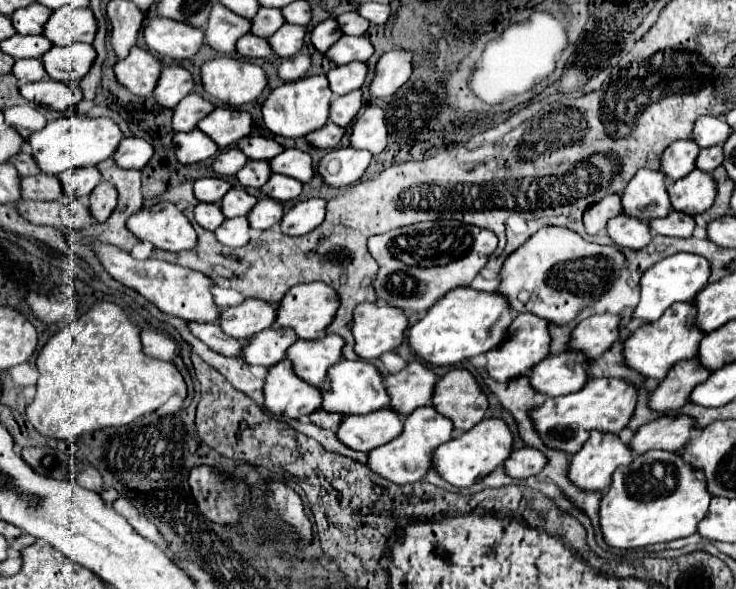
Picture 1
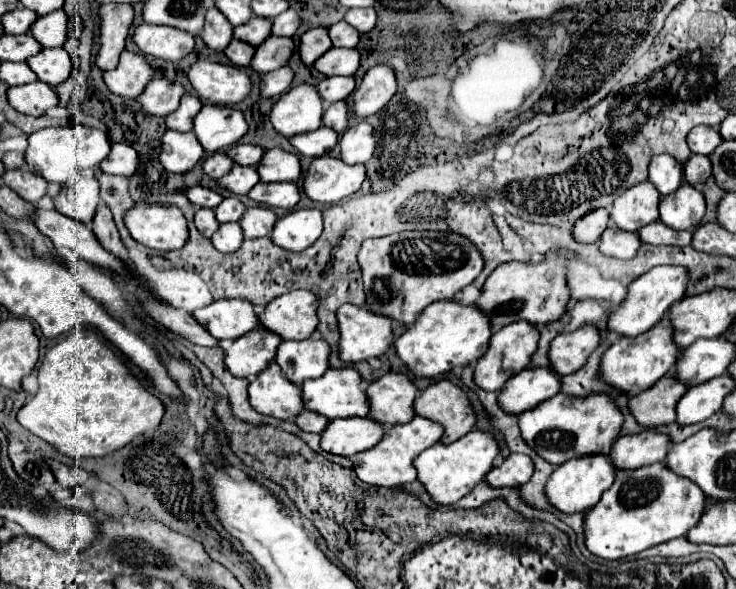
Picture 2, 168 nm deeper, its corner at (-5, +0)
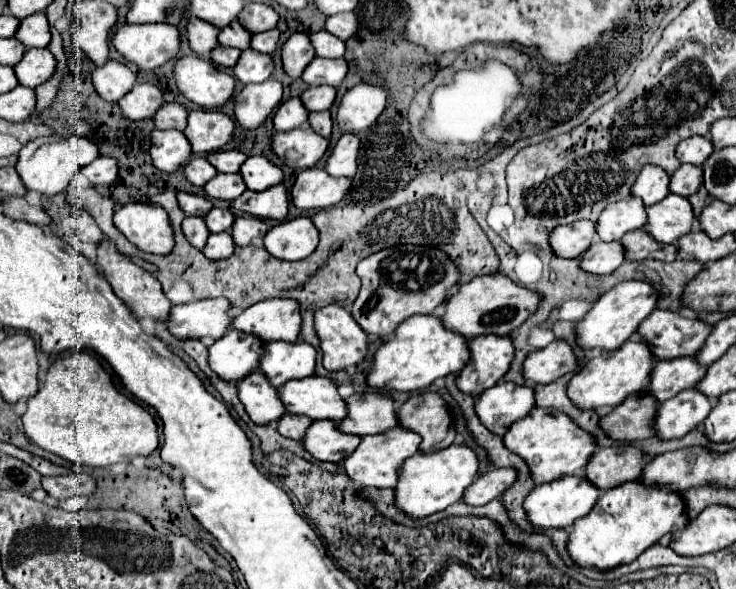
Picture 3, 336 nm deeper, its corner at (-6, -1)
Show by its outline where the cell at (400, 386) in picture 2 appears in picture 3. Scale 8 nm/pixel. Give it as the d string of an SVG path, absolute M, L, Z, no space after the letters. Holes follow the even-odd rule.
M370 391L364 395L352 395L346 399L348 415L338 423L344 433L352 435L376 435L398 425L396 403L390 395Z

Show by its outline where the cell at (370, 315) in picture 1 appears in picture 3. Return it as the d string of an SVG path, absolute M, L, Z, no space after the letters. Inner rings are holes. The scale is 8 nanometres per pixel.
M328 305L316 311L316 333L322 341L324 367L340 371L358 365L368 355L368 333L352 319L342 305Z

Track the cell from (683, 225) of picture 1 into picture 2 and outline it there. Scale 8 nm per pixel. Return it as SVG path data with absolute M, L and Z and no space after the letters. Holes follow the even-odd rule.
M653 222L649 226L643 226L641 230L637 230L637 236L643 244L655 244L655 246L689 246L691 244L691 230L667 230L667 226L663 226L661 222Z

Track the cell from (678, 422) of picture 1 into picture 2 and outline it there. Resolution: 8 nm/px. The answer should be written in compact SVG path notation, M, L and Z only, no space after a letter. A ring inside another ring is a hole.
M643 430L635 436L621 436L615 440L607 454L615 470L637 470L655 462L663 462L671 442L667 436L655 430Z

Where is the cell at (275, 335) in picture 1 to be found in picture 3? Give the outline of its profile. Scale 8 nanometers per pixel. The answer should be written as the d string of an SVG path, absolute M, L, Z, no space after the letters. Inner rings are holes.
M228 331L222 339L218 339L212 347L210 347L210 367L224 379L224 381L232 381L238 383L240 379L248 377L252 371L256 371L256 363L260 363L260 351L264 351L266 343L260 343L260 339L256 339L254 335L244 335L242 331Z

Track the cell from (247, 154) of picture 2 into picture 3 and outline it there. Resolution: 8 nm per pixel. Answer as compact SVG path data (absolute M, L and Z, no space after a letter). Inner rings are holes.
M216 151L216 153L208 155L208 161L220 173L238 173L246 159L248 159L248 155L244 155L240 151Z

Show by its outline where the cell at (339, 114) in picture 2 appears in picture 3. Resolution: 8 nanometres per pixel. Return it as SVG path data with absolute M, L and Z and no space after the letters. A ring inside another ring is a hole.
M320 111L320 113L310 113L310 127L320 133L322 137L332 135L332 115L330 111Z

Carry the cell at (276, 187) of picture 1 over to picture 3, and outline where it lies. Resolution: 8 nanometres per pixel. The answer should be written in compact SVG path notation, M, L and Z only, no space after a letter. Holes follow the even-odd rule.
M284 185L268 187L262 193L256 191L244 191L236 201L232 201L232 207L244 213L250 213L260 219L278 219L284 221L288 215L288 191Z

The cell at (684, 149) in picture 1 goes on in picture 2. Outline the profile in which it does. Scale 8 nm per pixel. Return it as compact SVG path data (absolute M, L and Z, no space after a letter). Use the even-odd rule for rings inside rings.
M657 154L649 162L647 180L657 188L661 196L675 192L683 182L683 164L675 162L669 154Z

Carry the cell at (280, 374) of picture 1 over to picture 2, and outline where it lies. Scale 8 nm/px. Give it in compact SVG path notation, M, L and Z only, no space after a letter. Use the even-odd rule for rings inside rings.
M275 362L257 374L257 378L249 384L247 394L253 410L263 416L293 420L295 414L303 410L303 402L299 402L299 388L279 374L279 366L275 366Z

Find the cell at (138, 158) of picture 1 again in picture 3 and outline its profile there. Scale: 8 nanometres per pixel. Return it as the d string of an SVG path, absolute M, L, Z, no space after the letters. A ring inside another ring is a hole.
M98 157L80 169L92 185L110 185L118 177L118 161L114 157Z

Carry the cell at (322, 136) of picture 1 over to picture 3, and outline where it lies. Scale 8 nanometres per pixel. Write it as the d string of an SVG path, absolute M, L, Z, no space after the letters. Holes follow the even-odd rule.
M300 127L296 131L272 135L274 153L292 169L314 167L328 149L328 139L316 135L310 127Z

